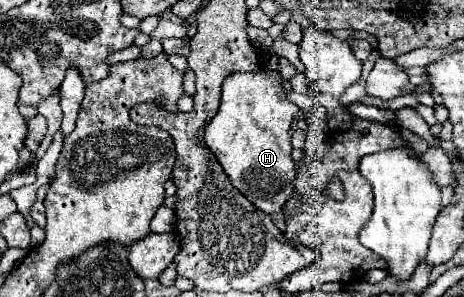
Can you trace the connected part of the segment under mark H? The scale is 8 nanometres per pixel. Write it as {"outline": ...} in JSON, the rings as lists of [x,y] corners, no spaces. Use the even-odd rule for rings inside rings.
{"outline":[[[279,71],[233,73],[223,83],[219,113],[205,127],[205,143],[217,155],[229,181],[261,211],[279,217],[285,201],[293,195],[295,161],[291,157],[293,127],[301,109],[287,101]]]}

